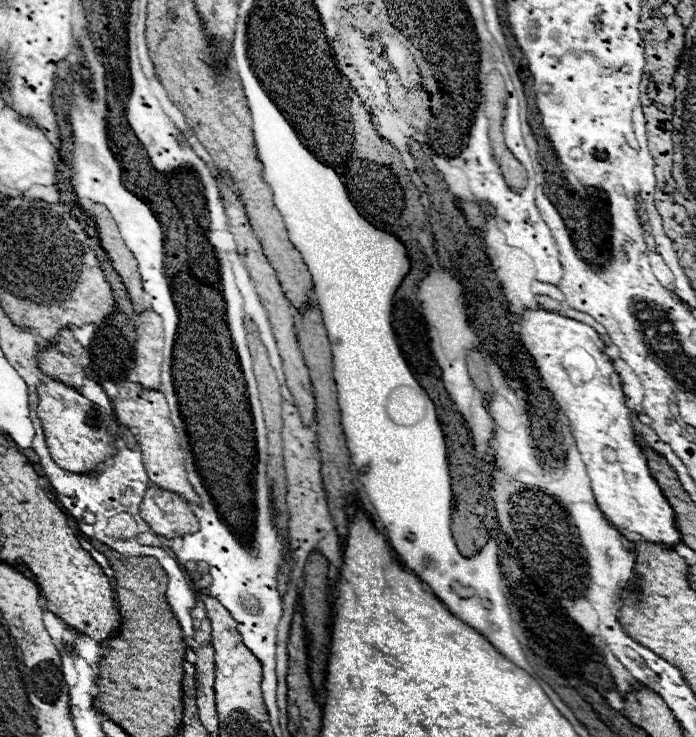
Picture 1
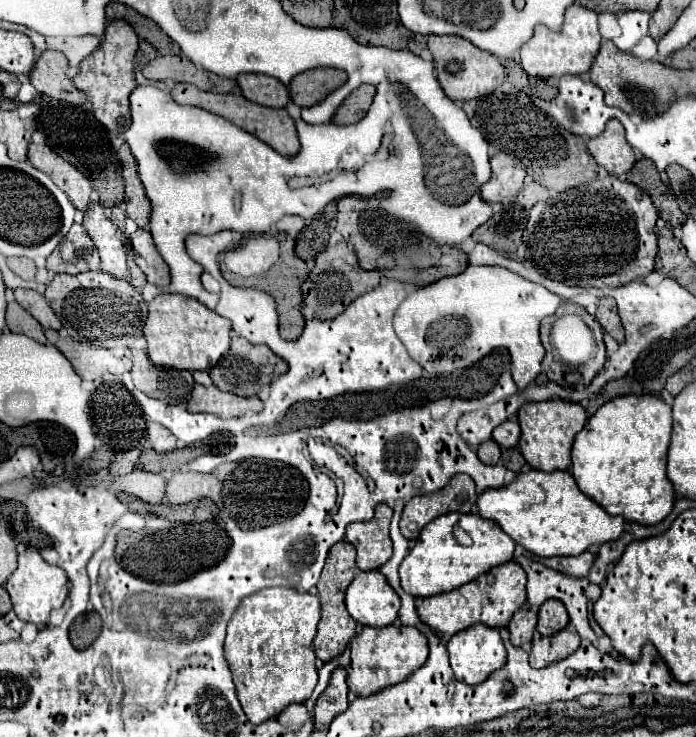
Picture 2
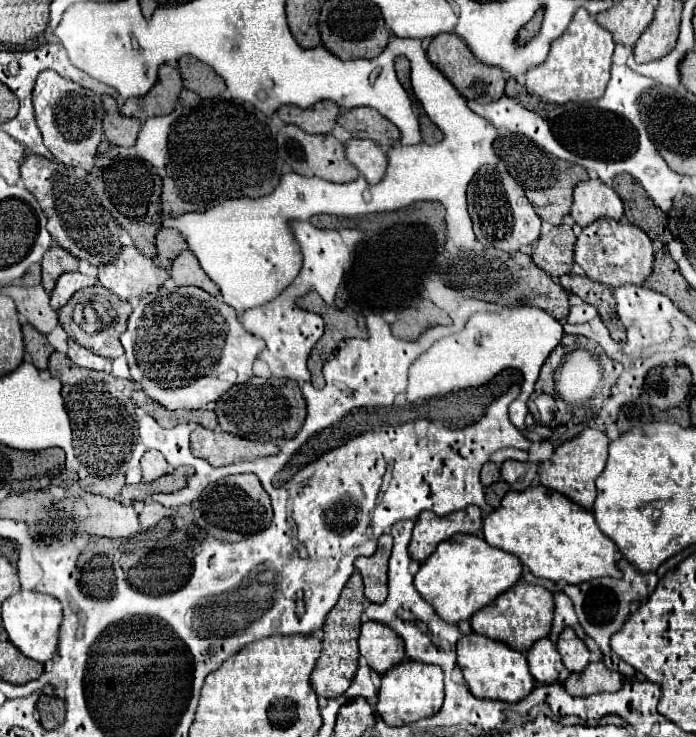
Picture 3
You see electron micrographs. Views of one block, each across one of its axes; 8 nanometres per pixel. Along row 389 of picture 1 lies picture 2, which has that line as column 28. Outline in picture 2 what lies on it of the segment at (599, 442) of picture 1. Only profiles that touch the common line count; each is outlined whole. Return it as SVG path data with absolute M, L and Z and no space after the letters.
M28 548L24 554L18 554L18 568L6 582L6 590L12 598L12 610L24 622L34 622L44 626L50 618L50 612L60 608L68 596L68 578L66 572L58 566L48 564L38 550Z

